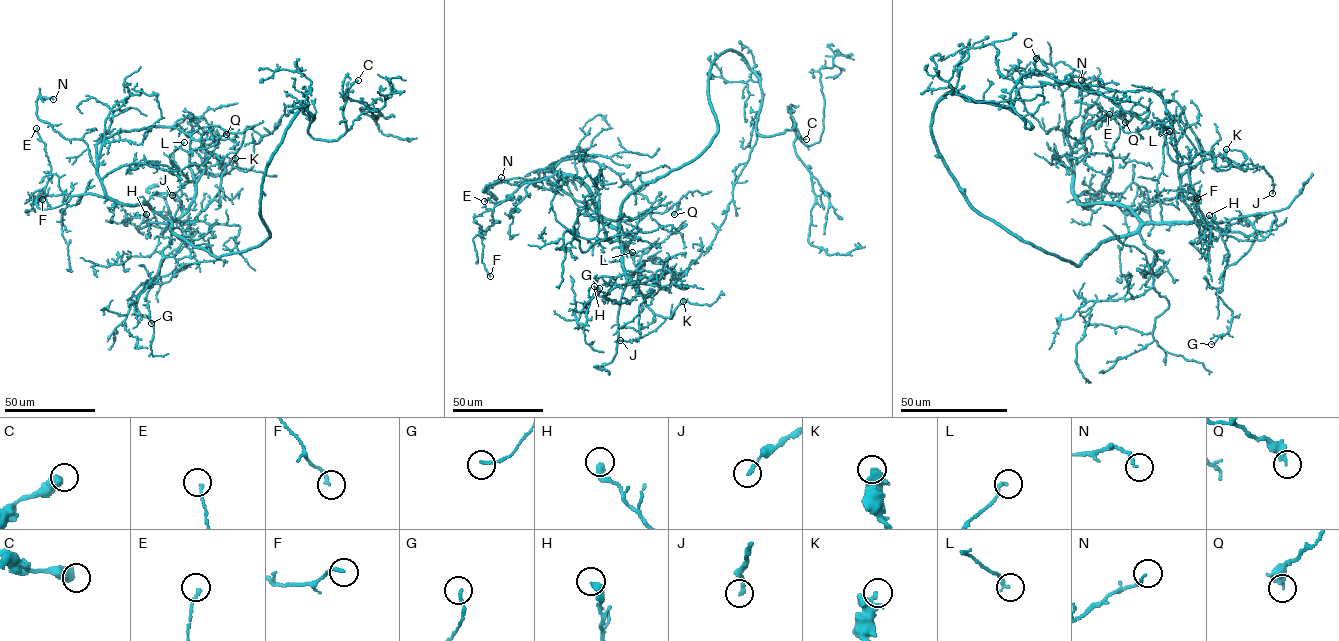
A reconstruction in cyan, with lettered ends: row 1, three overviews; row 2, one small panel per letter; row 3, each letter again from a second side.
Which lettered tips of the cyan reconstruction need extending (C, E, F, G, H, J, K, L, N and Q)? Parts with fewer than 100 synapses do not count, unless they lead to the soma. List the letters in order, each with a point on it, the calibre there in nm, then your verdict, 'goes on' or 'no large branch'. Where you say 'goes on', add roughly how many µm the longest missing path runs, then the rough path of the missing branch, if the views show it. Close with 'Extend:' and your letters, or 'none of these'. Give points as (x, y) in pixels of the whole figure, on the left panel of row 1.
C: place (358, 80); calibre 550 nm; no large branch
E: place (36, 128); calibre 170 nm; no large branch
F: place (42, 199); calibre 170 nm; no large branch
G: place (151, 323); calibre 140 nm; no large branch
H: place (146, 214); calibre 400 nm; no large branch
J: place (172, 195); calibre 220 nm; no large branch
K: place (235, 158); calibre 220 nm; no large branch
L: place (184, 142); calibre 150 nm; no large branch
N: place (53, 99); calibre 130 nm; no large branch
Q: place (226, 134); calibre 320 nm; no large branch
Extend: none of these

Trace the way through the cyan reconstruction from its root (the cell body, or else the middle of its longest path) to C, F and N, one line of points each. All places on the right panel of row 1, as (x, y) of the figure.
C: (1010, 233), (968, 201), (939, 152), (932, 113), (956, 91), (1007, 107), (1031, 129), (1010, 98), (1036, 58)
F: (1010, 233), (1078, 265), (1140, 224), (1128, 208), (1081, 204), (1084, 191), (1135, 182), (1148, 201), (1197, 198)
N: (1010, 233), (1078, 265), (1139, 226), (1128, 208), (1073, 193), (1071, 155), (1098, 96), (1095, 77), (1081, 80)

